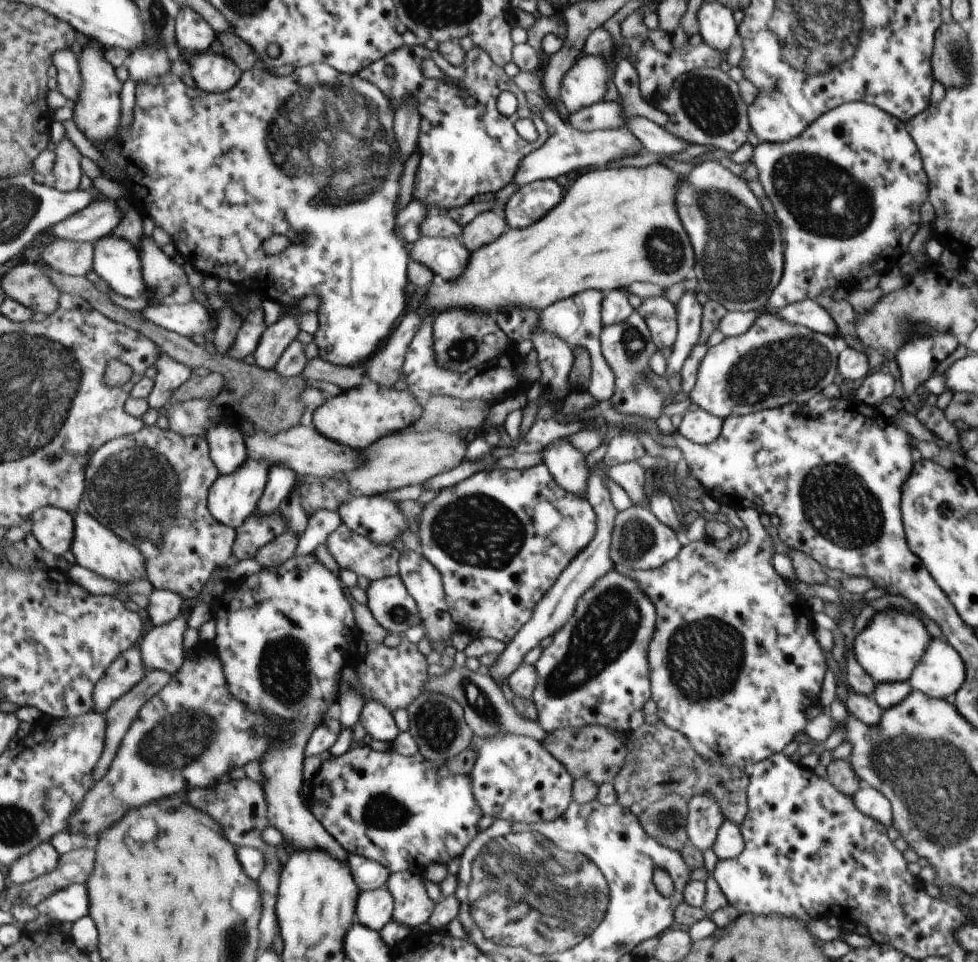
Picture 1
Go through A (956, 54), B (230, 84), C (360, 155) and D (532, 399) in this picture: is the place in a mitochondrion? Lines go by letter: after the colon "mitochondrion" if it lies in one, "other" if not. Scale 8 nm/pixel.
A: mitochondrion
B: other
C: mitochondrion
D: other

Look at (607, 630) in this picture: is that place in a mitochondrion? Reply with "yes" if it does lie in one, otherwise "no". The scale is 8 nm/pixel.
yes

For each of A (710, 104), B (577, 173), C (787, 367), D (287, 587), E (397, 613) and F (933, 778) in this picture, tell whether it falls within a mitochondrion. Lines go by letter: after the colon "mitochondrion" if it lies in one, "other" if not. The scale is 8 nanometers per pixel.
A: mitochondrion
B: other
C: mitochondrion
D: other
E: mitochondrion
F: mitochondrion

